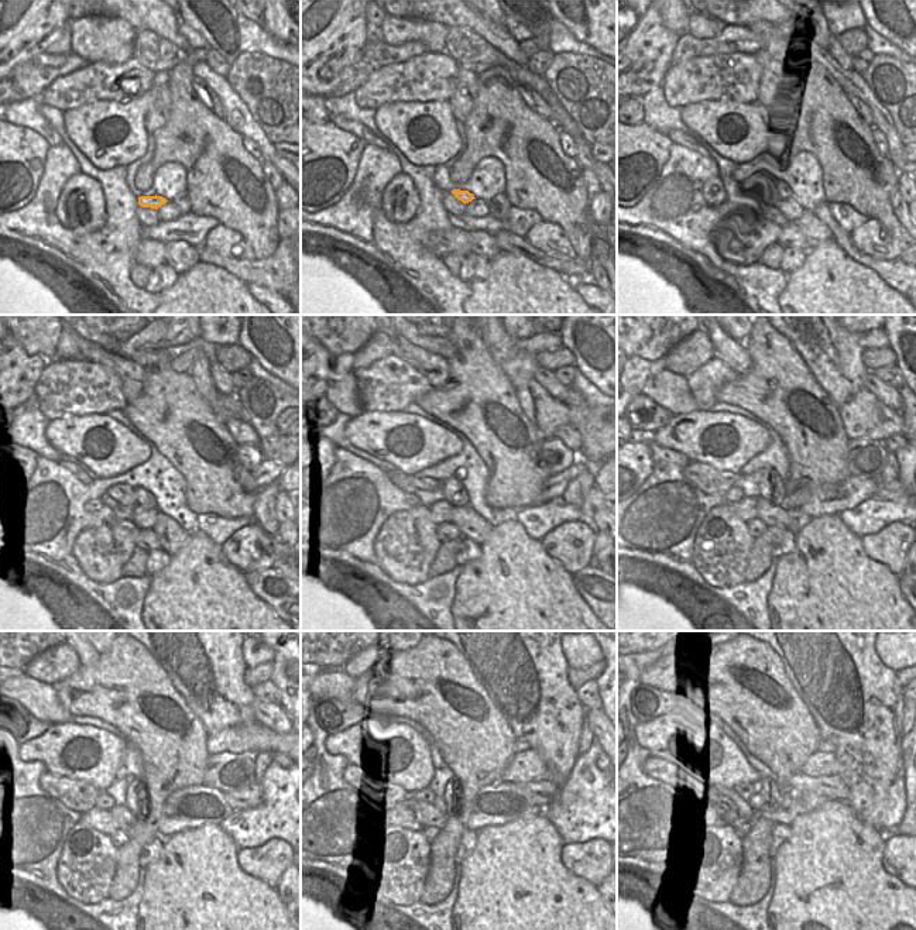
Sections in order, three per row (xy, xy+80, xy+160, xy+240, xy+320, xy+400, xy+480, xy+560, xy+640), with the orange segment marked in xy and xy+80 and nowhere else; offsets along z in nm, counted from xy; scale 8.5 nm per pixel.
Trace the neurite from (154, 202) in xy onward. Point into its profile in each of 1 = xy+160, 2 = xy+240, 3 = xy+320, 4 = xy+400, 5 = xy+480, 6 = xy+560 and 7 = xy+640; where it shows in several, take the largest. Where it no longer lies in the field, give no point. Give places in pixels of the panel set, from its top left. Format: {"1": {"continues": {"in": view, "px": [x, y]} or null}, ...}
{"1": {"continues": {"in": "xy+160", "px": [776, 188]}}, "2": {"continues": {"in": "xy+240", "px": [143, 498]}}, "3": {"continues": {"in": "xy+320", "px": [455, 493]}}, "4": {"continues": {"in": "xy+400", "px": [772, 488]}}, "5": {"continues": {"in": "xy+480", "px": [137, 803]}}, "6": {"continues": {"in": "xy+560", "px": [450, 802]}}, "7": {"continues": {"in": "xy+640", "px": [767, 792]}}}

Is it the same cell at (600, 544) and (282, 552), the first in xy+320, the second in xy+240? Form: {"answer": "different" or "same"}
{"answer": "different"}

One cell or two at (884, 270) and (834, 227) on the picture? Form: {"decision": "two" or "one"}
{"decision": "one"}

